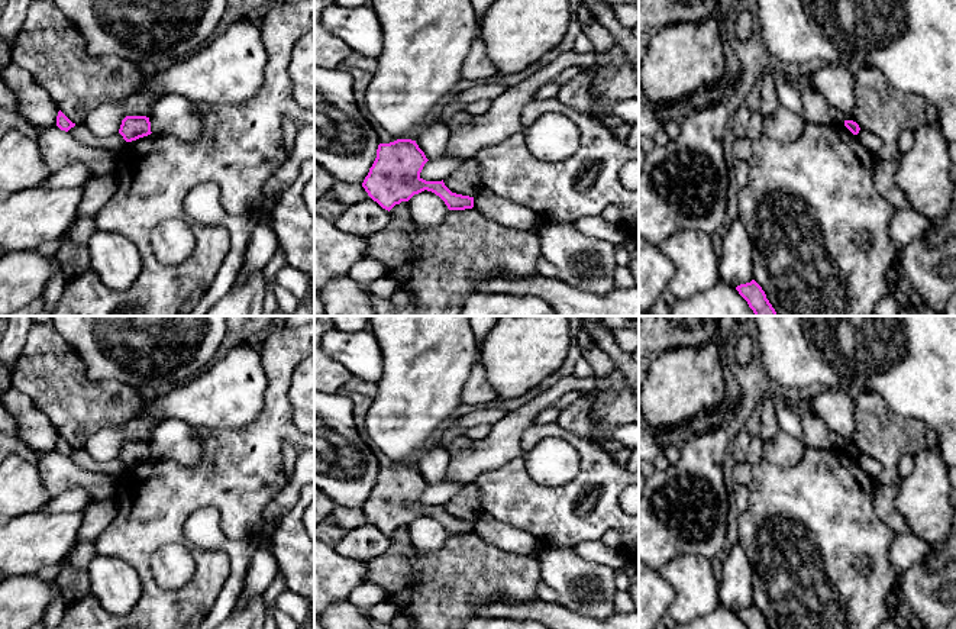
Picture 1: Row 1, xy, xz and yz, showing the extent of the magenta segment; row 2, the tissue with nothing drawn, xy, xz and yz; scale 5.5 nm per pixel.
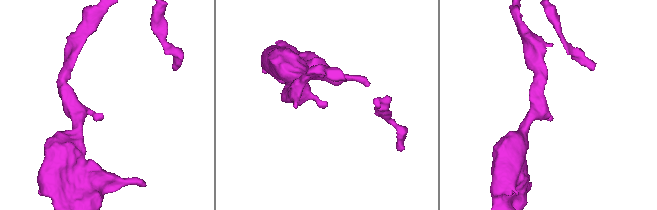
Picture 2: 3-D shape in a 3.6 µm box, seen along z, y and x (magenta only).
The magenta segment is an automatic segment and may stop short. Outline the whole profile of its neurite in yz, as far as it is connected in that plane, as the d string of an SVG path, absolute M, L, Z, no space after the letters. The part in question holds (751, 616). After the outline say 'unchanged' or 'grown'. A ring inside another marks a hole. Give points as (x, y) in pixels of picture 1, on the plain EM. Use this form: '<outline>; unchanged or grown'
M755 604L737 610L736 615L747 626L747 629L771 629L765 616Z; unchanged

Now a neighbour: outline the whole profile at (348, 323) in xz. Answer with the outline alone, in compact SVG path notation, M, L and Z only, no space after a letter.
M332 316L333 328L343 332L356 332L369 328L366 316Z

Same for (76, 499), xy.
M72 487L46 503L42 512L77 513L91 503L90 494L83 487Z

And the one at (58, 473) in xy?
M58 451L36 454L36 467L52 497L72 487L83 487L93 501L109 499L116 493L116 478L103 472L85 471Z

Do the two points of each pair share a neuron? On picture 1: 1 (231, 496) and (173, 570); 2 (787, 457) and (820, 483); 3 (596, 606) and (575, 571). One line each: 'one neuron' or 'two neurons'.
1: two neurons
2: two neurons
3: one neuron

